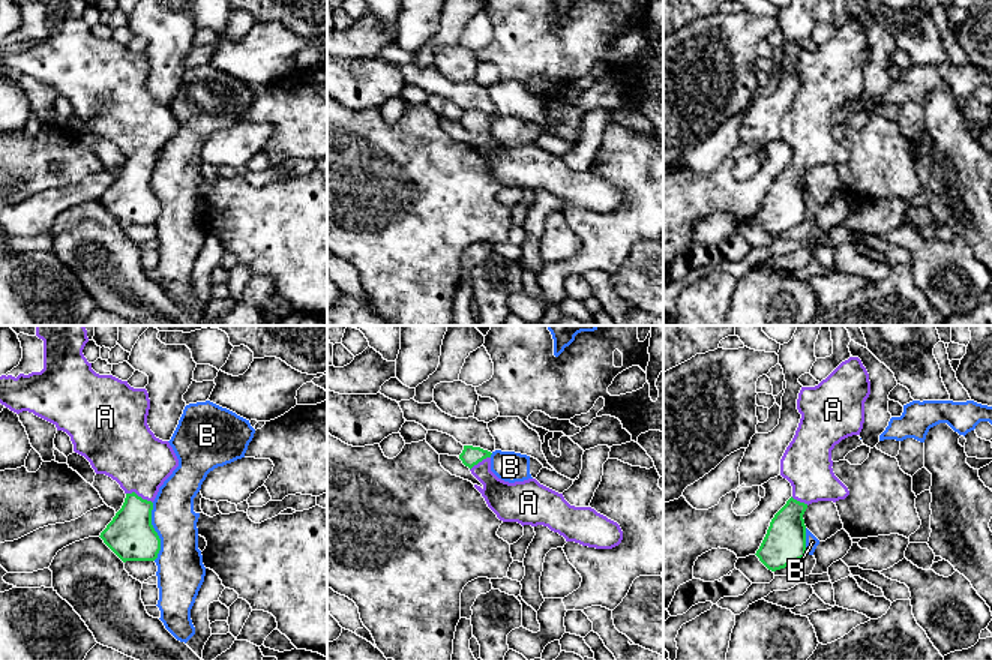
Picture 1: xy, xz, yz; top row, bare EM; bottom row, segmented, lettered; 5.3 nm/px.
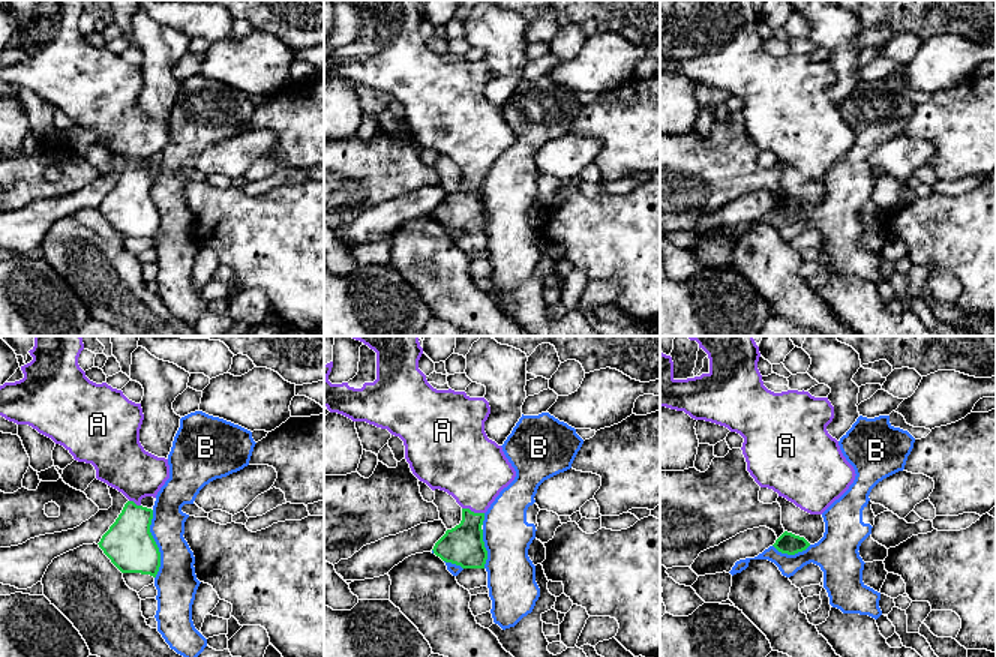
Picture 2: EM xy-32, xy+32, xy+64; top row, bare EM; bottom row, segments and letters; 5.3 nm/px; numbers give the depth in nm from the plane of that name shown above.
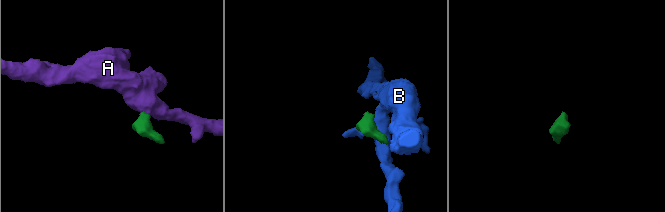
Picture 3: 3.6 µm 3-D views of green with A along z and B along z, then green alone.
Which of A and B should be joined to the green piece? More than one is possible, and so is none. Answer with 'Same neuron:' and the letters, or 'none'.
Same neuron: A

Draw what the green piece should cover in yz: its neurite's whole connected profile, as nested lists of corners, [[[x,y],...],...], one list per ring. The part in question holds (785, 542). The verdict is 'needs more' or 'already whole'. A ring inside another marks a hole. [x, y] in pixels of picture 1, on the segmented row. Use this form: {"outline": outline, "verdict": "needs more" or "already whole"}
{"outline": [[[858,357],[842,362],[818,386],[801,387],[797,399],[801,418],[780,459],[780,476],[791,483],[792,496],[771,519],[755,554],[768,570],[806,556],[803,514],[809,504],[836,502],[849,495],[833,472],[831,450],[842,440],[860,435],[869,394],[869,374]]], "verdict": "needs more"}

